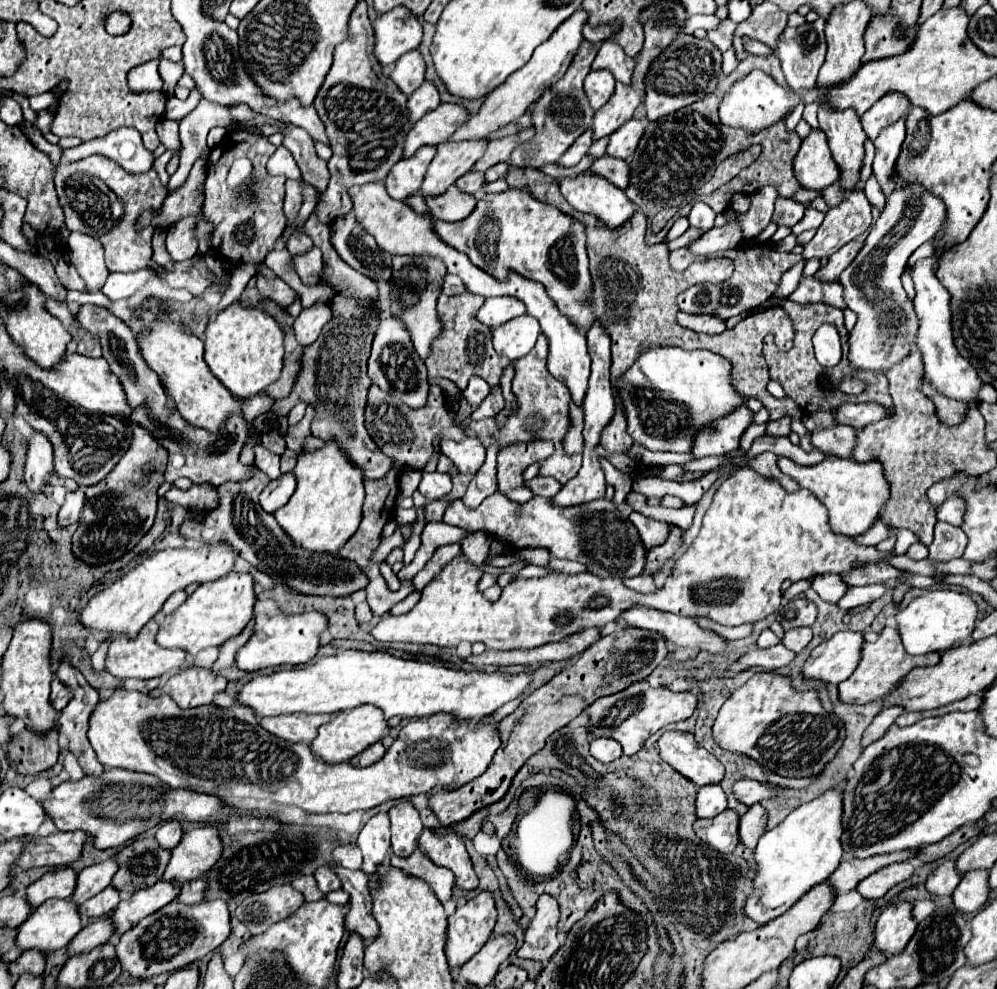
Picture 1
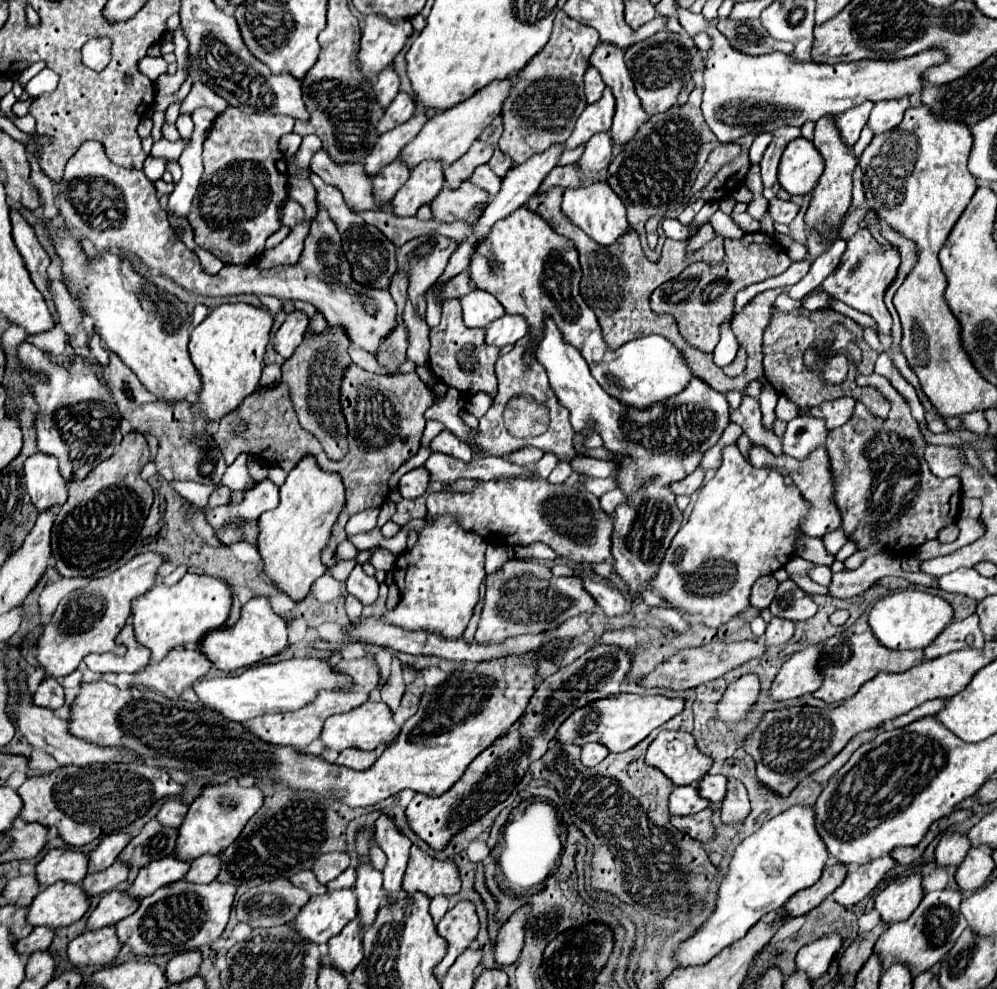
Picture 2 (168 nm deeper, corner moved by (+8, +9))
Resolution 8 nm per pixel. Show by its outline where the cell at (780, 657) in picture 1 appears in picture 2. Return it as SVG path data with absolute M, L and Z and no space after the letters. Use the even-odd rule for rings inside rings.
M741 641L741 643L707 643L695 649L681 649L677 651L673 657L669 657L667 661L663 661L661 665L657 665L651 673L643 675L637 683L643 687L663 687L663 689L671 689L671 691L683 691L683 689L695 689L707 681L713 681L721 675L725 675L727 671L739 667L741 663L761 657L761 653L765 651L765 643L761 641Z

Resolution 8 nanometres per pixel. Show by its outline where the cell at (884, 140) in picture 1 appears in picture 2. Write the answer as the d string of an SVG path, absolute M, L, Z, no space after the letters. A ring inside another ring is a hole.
M901 97L901 99L887 99L881 101L873 107L871 117L869 117L869 127L877 133L883 131L891 131L893 127L897 127L897 123L901 123L903 113L911 107L909 97Z

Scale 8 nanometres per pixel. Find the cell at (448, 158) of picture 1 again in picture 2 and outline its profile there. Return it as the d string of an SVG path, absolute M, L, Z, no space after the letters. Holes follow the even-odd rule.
M423 161L411 171L407 183L391 199L391 211L397 217L411 217L421 205L431 203L443 189L443 165L441 161Z

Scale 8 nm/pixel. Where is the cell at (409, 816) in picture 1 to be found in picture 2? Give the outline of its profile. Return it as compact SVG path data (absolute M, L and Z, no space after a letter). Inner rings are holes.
M385 815L379 817L377 827L375 827L375 841L377 845L383 849L387 863L383 867L383 889L385 889L385 897L389 899L389 903L395 903L399 893L401 893L401 877L405 873L407 867L407 859L409 859L409 849L411 849L411 841L401 835L393 821Z

